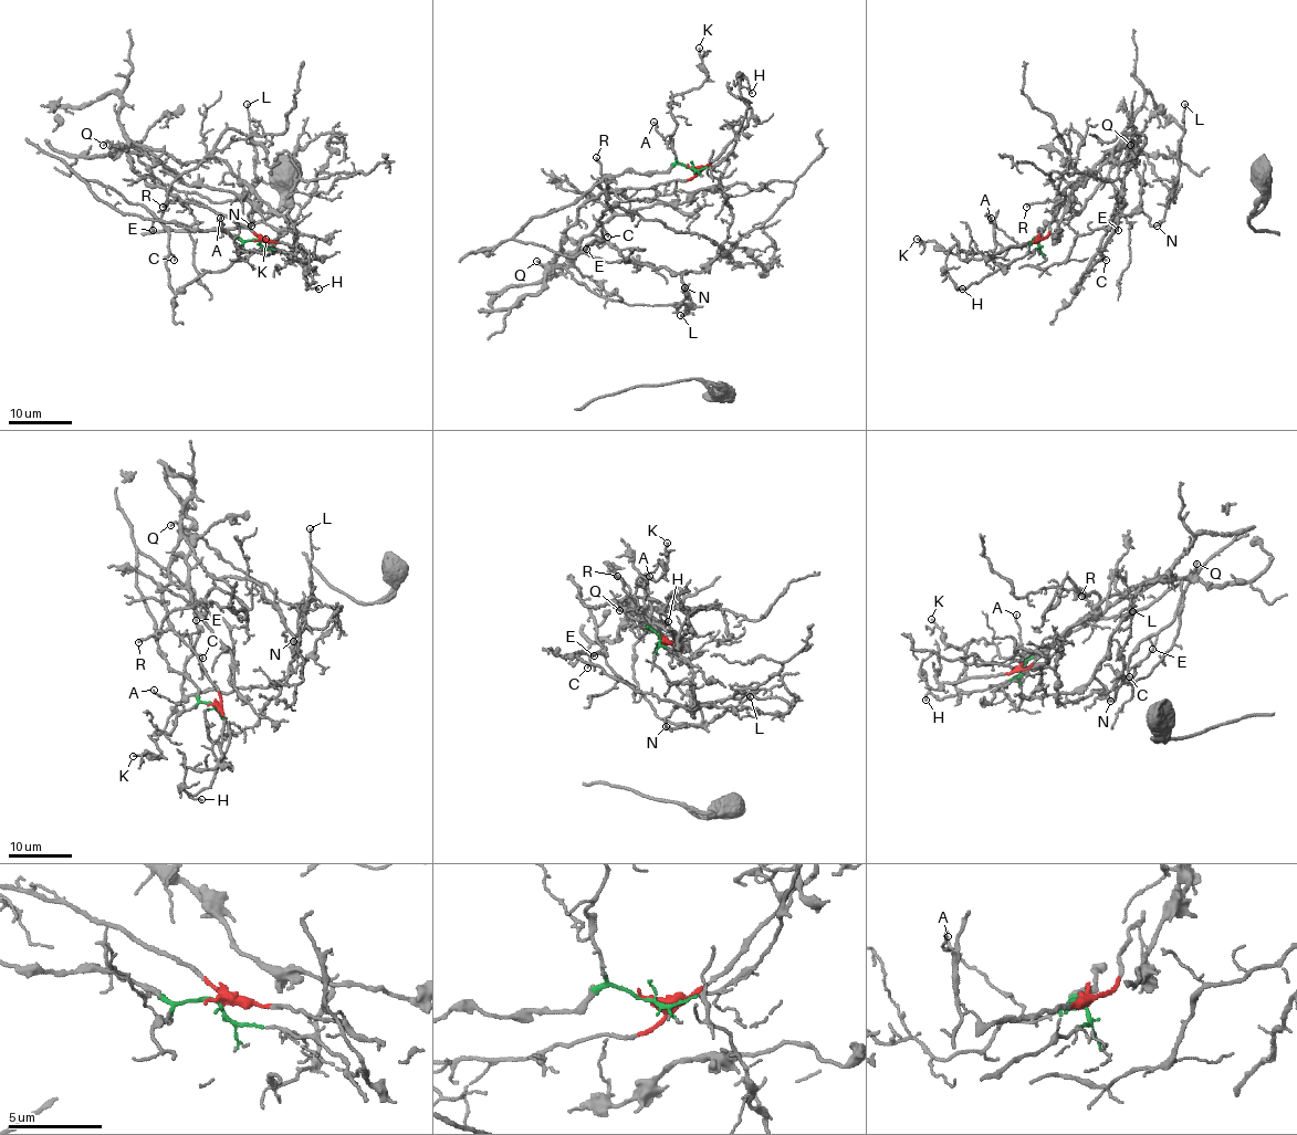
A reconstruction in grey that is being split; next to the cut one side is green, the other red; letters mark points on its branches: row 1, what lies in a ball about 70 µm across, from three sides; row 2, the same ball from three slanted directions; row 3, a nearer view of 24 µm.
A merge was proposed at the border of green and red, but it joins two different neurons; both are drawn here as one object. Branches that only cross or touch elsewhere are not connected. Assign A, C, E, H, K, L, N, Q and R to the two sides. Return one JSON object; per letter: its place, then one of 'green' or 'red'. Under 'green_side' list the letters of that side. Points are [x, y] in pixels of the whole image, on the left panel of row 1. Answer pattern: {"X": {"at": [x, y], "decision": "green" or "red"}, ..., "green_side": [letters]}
{"A": {"at": [220, 218], "decision": "green"}, "C": {"at": [174, 260], "decision": "green"}, "E": {"at": [153, 230], "decision": "green"}, "H": {"at": [318, 288], "decision": "green"}, "K": {"at": [265, 239], "decision": "green"}, "L": {"at": [247, 104], "decision": "red"}, "N": {"at": [251, 226], "decision": "red"}, "Q": {"at": [103, 145], "decision": "red"}, "R": {"at": [163, 207], "decision": "red"}, "green_side": ["A", "C", "E", "H", "K"]}

